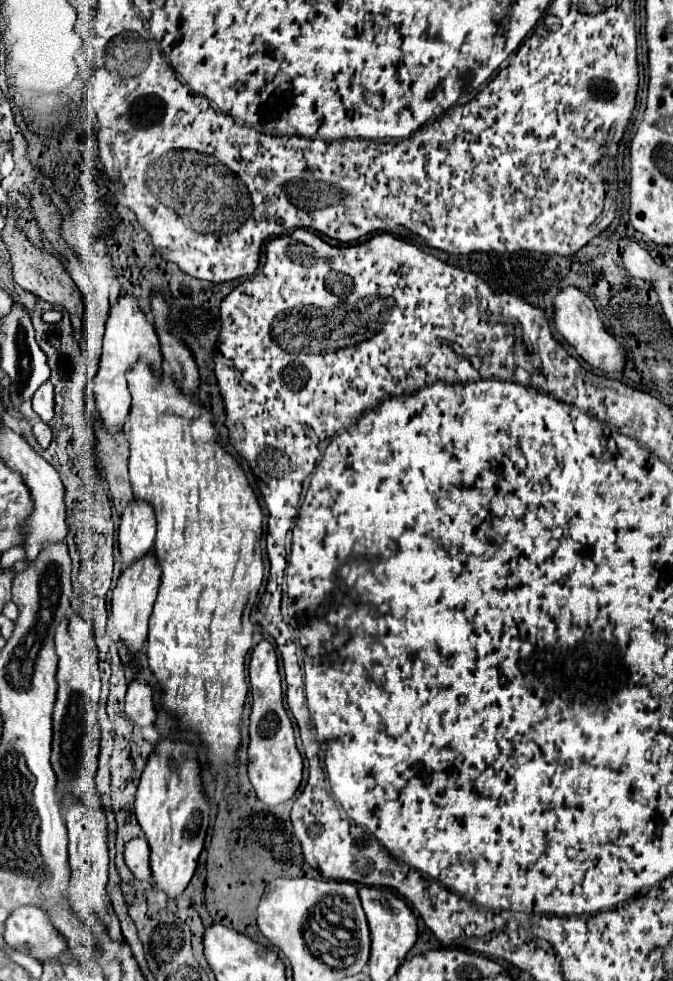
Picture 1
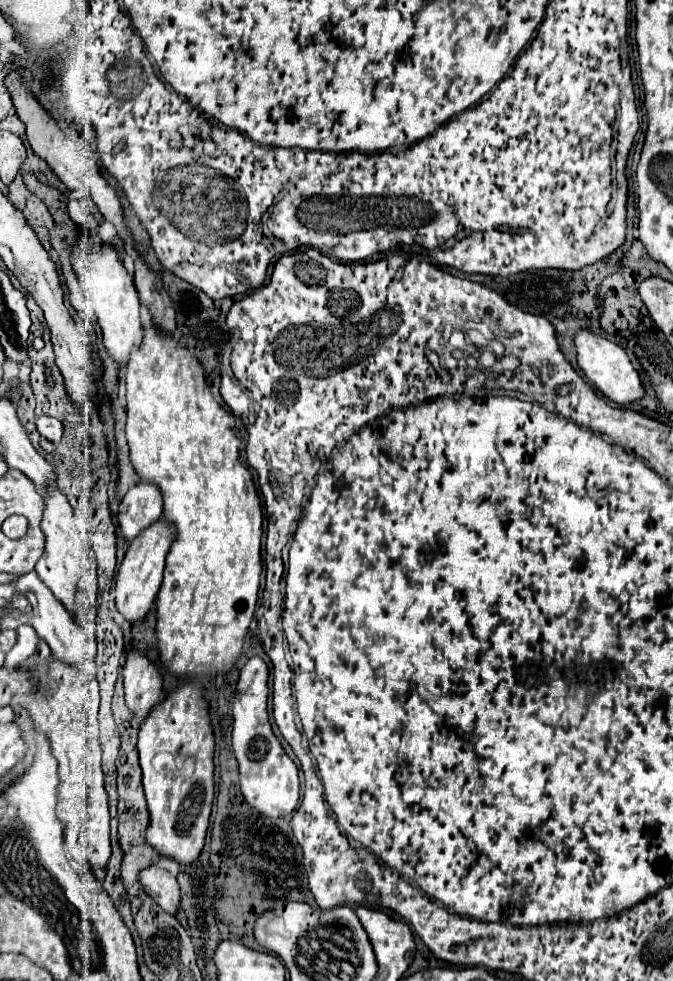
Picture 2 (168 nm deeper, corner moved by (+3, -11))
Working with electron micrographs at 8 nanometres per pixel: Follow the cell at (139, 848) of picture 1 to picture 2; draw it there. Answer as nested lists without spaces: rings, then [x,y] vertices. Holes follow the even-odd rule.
[[[151,864],[143,870],[139,870],[137,876],[139,876],[139,882],[141,882],[143,890],[147,892],[147,896],[151,896],[167,912],[171,912],[171,914],[177,912],[179,884],[177,884],[175,876],[171,876],[159,864]]]

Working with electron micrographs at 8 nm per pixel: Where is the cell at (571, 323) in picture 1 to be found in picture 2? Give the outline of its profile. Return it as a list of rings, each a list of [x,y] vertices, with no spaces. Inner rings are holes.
[[[585,326],[585,328],[579,328],[577,334],[575,334],[575,348],[577,348],[577,364],[579,364],[581,372],[609,400],[613,400],[617,404],[631,404],[631,402],[635,402],[635,400],[639,400],[643,396],[641,378],[639,378],[637,370],[633,368],[627,352],[621,346],[617,346],[617,344],[605,340],[605,338],[595,336]]]

